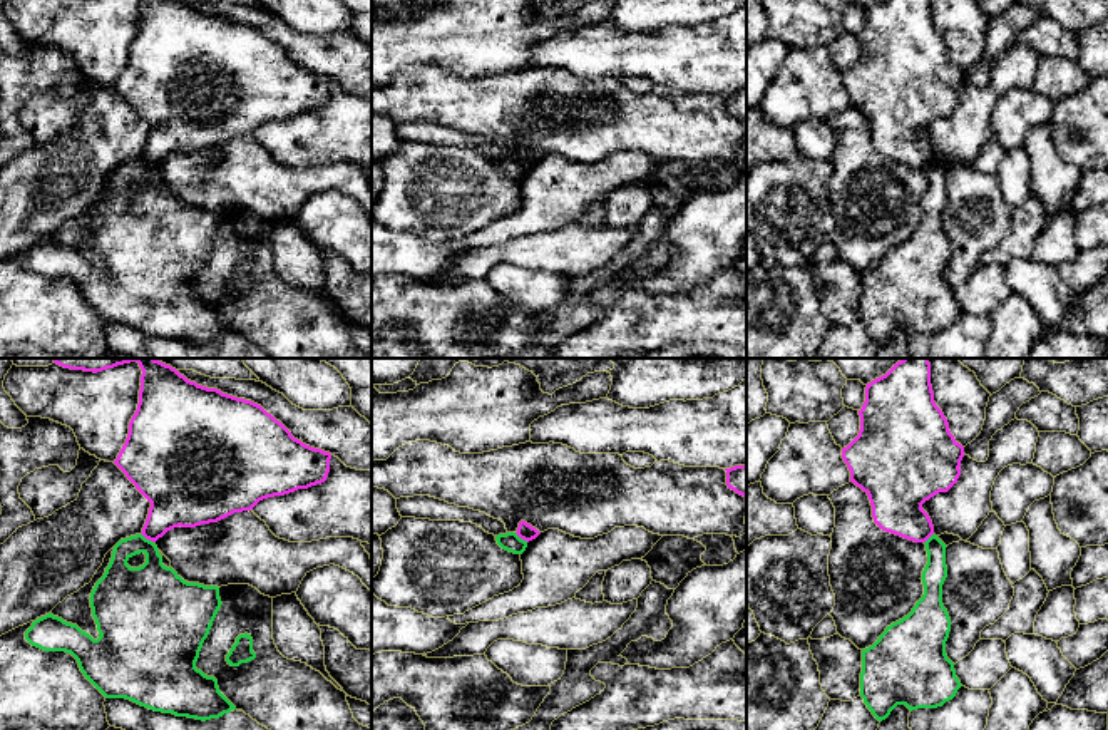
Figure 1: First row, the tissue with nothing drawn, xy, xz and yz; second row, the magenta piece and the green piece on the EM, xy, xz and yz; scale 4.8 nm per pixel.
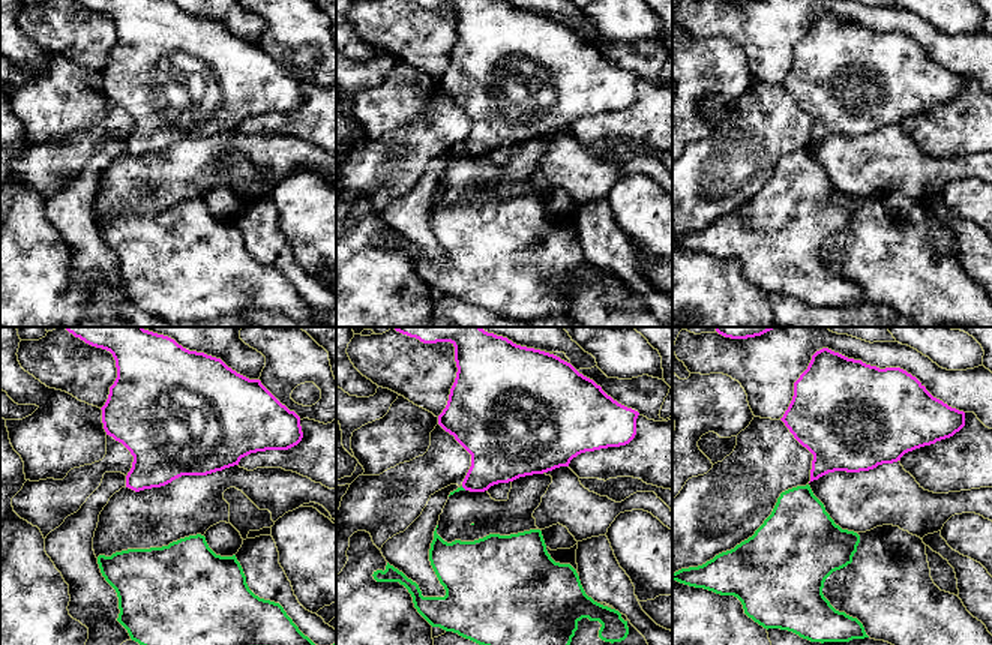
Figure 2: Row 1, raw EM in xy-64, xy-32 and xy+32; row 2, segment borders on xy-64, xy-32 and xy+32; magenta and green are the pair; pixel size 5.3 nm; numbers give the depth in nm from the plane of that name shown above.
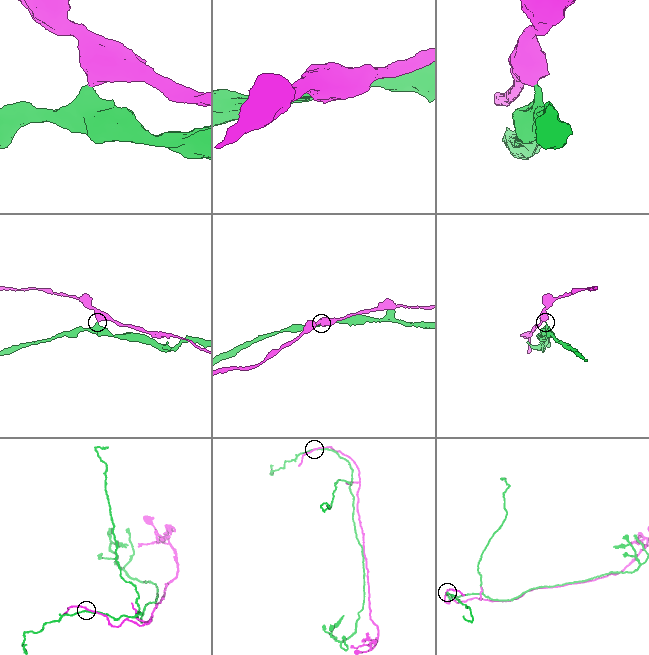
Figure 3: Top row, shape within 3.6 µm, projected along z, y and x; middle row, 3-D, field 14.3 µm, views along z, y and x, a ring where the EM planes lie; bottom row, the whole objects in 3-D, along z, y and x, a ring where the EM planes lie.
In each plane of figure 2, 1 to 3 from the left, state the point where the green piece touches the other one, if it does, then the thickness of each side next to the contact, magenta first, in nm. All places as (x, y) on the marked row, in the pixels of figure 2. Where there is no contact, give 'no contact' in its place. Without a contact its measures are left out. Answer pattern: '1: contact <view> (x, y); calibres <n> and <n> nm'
1: no contact
2: contact xy-32 (464, 488); calibres 280 and 20 nm
3: no contact

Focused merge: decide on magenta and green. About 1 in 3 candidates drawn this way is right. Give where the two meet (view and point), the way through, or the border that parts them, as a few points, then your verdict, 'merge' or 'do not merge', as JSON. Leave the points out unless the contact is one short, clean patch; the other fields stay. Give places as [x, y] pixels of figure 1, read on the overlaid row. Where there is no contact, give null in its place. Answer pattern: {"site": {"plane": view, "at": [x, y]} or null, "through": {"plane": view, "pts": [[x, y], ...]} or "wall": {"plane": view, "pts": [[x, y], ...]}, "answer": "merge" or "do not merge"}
{"site": {"plane": "xy", "at": [148, 538]}, "wall": {"plane": "xy", "pts": [[141, 533], [154, 543]]}, "answer": "do not merge"}

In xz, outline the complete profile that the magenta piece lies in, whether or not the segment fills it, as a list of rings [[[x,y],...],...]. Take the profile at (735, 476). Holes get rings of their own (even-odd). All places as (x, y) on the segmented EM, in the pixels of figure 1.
[[[746,464],[745,465],[735,465],[735,467],[725,469],[725,470],[726,470],[728,489],[746,497]]]

